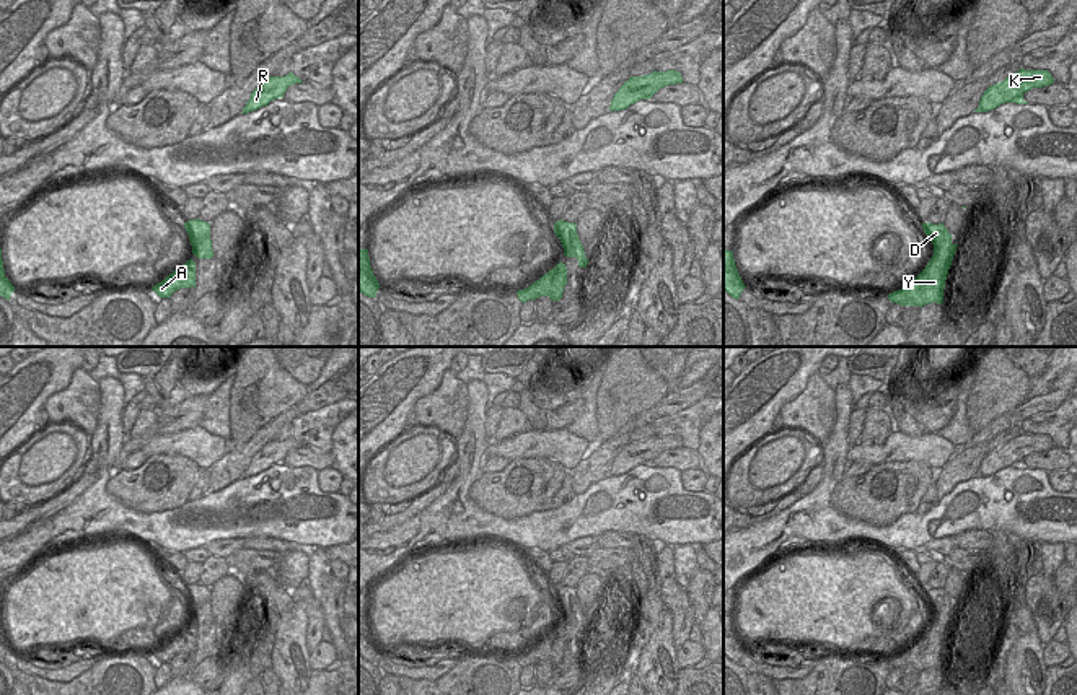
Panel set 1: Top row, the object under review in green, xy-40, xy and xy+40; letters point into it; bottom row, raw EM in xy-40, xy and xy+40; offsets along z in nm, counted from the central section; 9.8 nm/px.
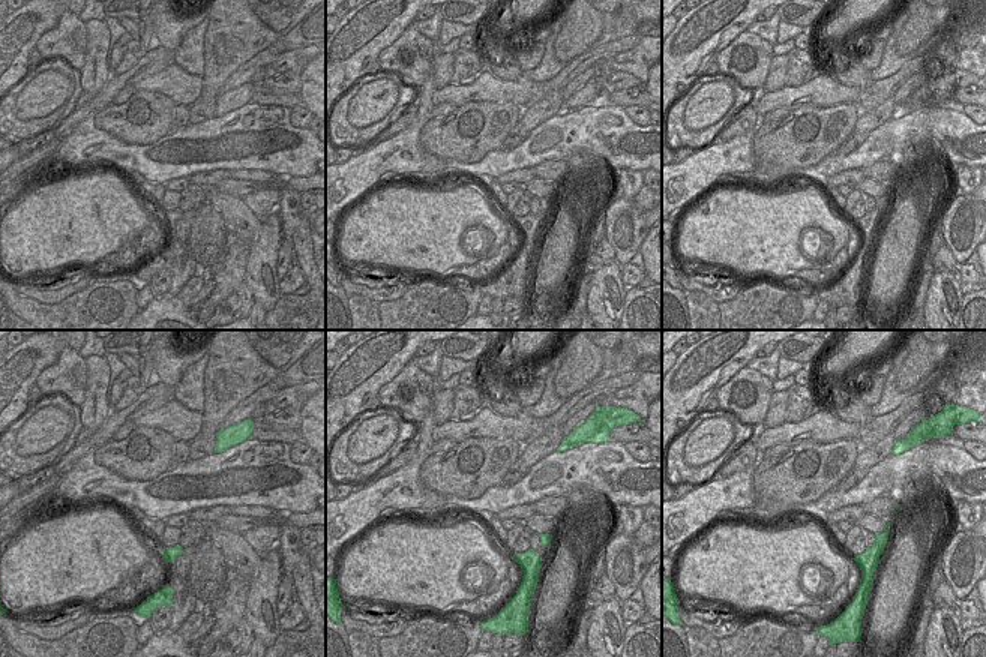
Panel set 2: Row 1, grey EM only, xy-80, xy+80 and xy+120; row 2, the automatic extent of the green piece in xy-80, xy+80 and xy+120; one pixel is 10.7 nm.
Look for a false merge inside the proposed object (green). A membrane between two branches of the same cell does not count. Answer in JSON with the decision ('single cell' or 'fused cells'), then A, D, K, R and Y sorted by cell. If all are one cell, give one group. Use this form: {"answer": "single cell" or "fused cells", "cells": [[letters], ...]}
{"answer": "fused cells", "cells": [["A", "D", "Y"], ["K", "R"]]}

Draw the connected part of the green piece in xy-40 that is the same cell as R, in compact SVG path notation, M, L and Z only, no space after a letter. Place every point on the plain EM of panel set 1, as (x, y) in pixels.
M292 436L285 441L269 441L261 451L253 457L241 479L257 475L262 470L267 470L270 466L284 462L287 452L295 448L303 448Z

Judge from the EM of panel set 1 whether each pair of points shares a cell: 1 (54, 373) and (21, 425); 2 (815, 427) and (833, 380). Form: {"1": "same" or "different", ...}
{"1": "same", "2": "different"}

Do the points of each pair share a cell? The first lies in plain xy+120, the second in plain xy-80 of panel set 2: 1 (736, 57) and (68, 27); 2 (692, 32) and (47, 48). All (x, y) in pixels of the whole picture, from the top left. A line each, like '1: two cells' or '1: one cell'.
1: one cell
2: two cells

